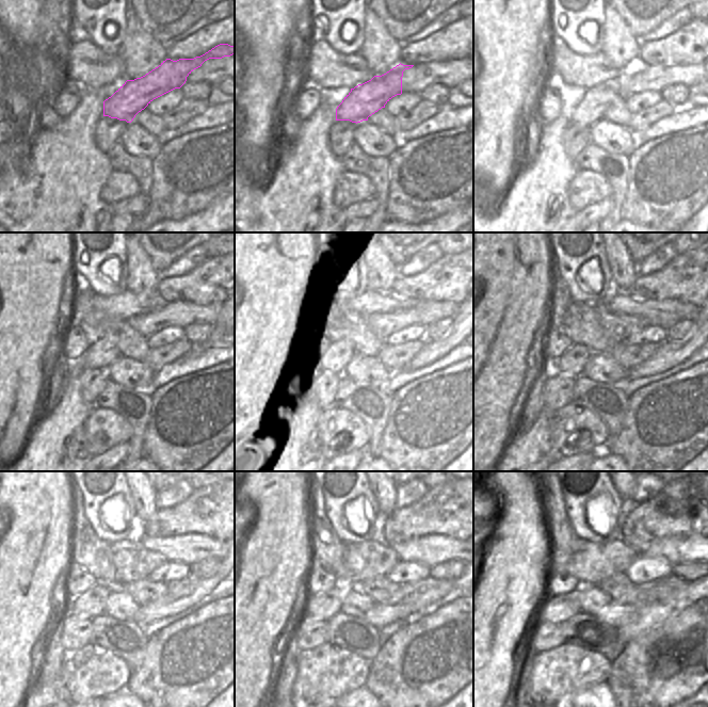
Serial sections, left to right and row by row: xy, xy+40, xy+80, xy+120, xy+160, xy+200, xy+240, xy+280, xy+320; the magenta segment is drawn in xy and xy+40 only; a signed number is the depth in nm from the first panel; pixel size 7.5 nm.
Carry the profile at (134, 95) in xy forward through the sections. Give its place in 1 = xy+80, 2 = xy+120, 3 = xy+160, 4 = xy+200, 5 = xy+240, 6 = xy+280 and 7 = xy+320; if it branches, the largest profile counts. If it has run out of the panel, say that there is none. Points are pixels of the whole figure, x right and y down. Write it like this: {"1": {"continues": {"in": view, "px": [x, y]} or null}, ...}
{"1": {"continues": {"in": "xy+80", "px": [592, 108]}}, "2": {"continues": {"in": "xy+120", "px": [105, 351]}}, "3": {"continues": {"in": "xy+160", "px": [335, 359]}}, "4": {"continues": {"in": "xy+200", "px": [573, 362]}}, "5": {"continues": {"in": "xy+240", "px": [92, 603]}}, "6": {"continues": {"in": "xy+280", "px": [324, 606]}}, "7": {"continues": {"in": "xy+320", "px": [560, 608]}}}

